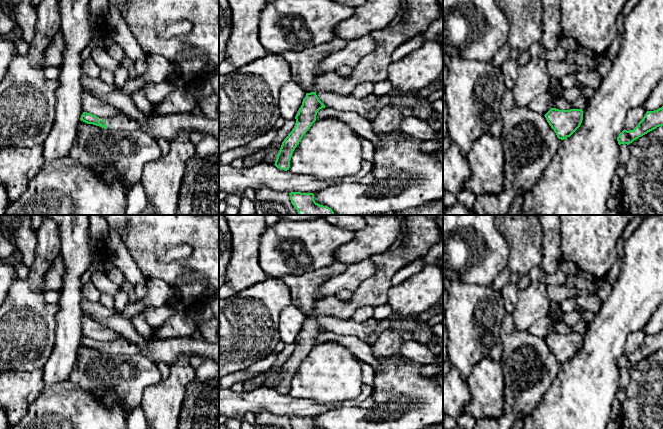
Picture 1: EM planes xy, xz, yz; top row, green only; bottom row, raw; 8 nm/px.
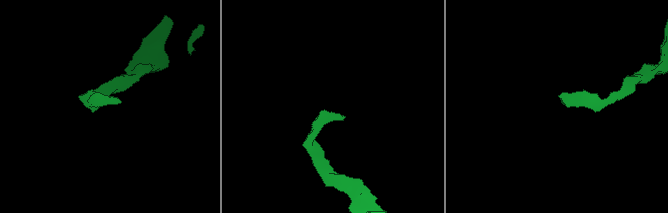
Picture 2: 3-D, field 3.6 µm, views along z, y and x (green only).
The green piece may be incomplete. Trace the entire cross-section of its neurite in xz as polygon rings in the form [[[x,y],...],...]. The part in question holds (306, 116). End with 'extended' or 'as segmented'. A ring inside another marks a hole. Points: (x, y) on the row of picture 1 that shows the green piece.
[[[405,0],[405,2],[406,10],[397,25],[389,25],[370,33],[377,47],[373,53],[364,56],[359,61],[348,78],[339,76],[337,72],[316,76],[315,91],[306,93],[295,116],[295,126],[282,142],[274,164],[277,168],[289,170],[293,151],[316,121],[318,111],[326,107],[317,97],[317,92],[350,96],[360,83],[376,84],[388,80],[388,67],[392,62],[391,55],[395,49],[411,38],[424,33],[434,21],[442,16],[437,0]]] | extended

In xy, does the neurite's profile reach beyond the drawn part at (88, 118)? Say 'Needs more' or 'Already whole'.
Needs more

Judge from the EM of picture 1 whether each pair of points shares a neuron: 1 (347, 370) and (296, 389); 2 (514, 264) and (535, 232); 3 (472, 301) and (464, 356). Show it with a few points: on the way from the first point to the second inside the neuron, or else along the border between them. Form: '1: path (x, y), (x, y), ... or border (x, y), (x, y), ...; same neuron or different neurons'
1: path (334, 374), (309, 381); same neuron
2: path (522, 256), (525, 253), (525, 242), (527, 240); same neuron
3: path (470, 315), (470, 338), (468, 342); same neuron

